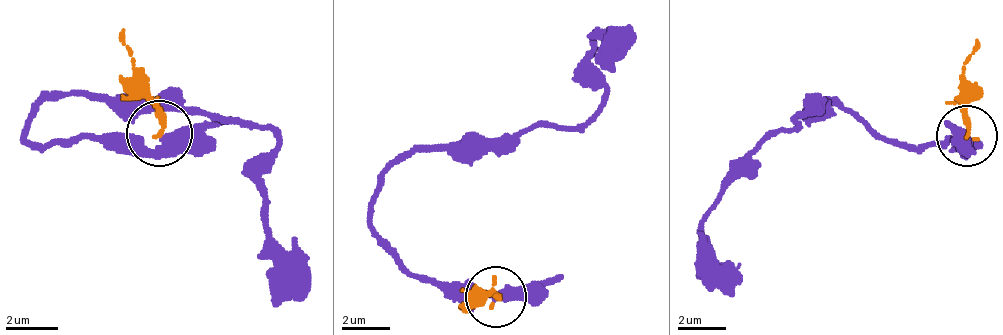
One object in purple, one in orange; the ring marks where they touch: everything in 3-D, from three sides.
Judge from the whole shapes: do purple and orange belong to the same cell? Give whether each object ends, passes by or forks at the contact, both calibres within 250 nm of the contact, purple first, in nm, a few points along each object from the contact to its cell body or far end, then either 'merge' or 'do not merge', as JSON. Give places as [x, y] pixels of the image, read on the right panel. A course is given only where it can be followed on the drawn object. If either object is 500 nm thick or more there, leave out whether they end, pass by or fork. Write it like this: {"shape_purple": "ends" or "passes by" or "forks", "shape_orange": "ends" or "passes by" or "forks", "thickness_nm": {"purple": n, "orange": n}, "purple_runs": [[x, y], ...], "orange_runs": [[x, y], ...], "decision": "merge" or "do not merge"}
{"shape_purple": "passes by", "shape_orange": "ends", "thickness_nm": {"purple": 440, "orange": 280}, "purple_runs": [[965, 140], [898, 146], [819, 98], [795, 128], [734, 171], [704, 219], [710, 274], [734, 298]], "orange_runs": [[965, 134], [965, 80], [977, 37]], "decision": "do not merge"}

